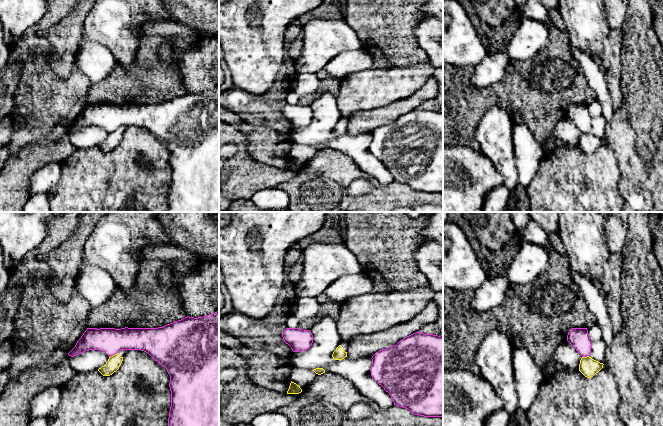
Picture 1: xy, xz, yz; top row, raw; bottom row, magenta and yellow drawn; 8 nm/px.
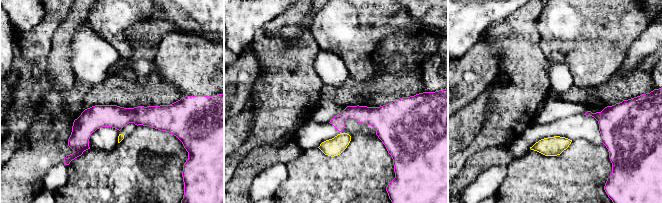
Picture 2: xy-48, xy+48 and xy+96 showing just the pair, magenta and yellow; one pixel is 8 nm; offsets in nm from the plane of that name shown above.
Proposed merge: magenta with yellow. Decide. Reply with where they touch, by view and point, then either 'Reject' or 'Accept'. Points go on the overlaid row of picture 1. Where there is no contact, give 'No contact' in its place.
Touches magenta at xy (113, 354). Reject

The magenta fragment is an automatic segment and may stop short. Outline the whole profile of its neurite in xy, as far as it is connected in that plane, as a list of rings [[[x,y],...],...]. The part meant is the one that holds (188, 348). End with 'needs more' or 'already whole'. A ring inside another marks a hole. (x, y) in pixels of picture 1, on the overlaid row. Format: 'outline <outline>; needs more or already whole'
outline [[[219,311],[198,318],[187,316],[181,320],[158,328],[87,328],[68,355],[74,357],[89,350],[103,351],[109,357],[117,354],[121,350],[141,350],[148,353],[155,361],[158,362],[158,364],[165,367],[170,375],[169,387],[171,391],[171,406],[169,411],[168,426],[219,426]]]; already whole

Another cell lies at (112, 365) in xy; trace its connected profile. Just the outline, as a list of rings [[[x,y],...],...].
[[[121,350],[117,354],[109,357],[106,364],[104,366],[102,366],[101,368],[99,368],[98,371],[103,376],[112,375],[114,372],[116,372],[119,369],[122,361],[123,361],[123,357],[124,357],[125,353],[126,353],[126,350]]]

